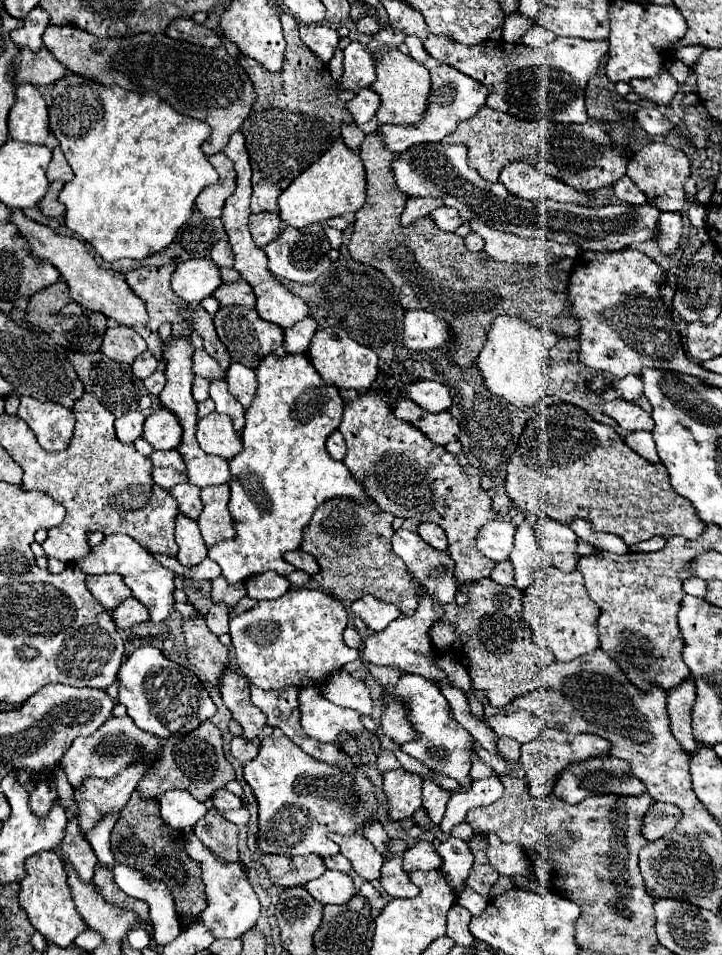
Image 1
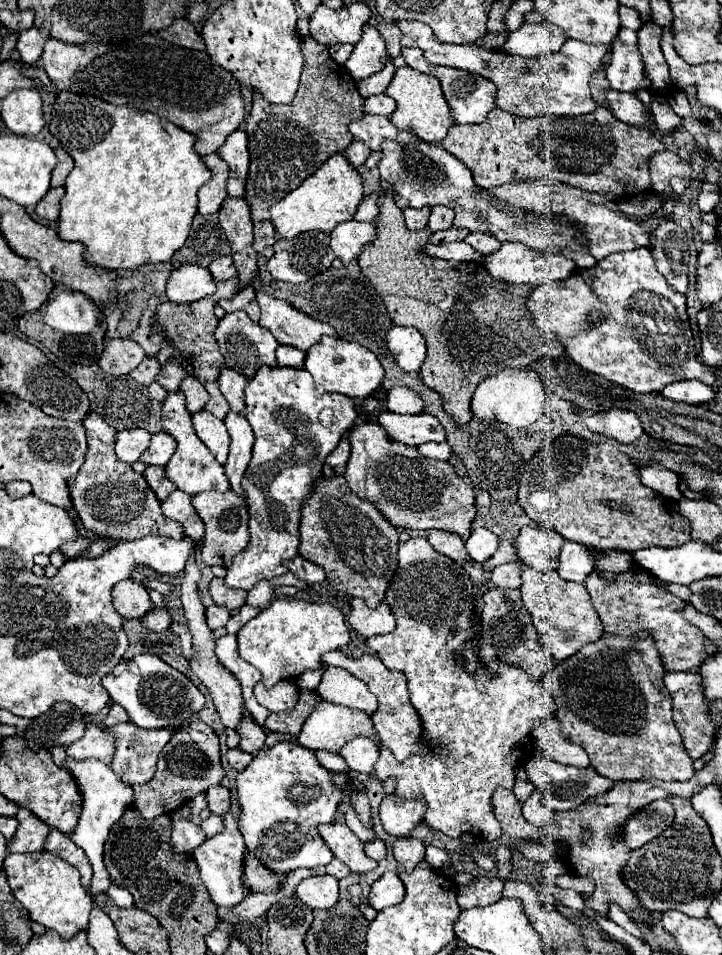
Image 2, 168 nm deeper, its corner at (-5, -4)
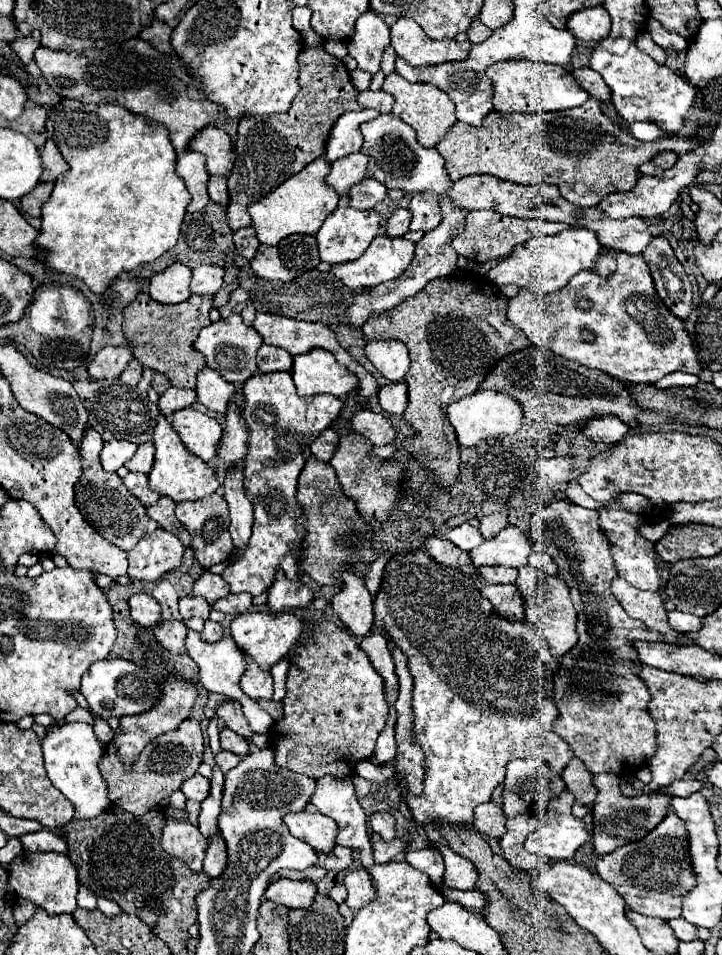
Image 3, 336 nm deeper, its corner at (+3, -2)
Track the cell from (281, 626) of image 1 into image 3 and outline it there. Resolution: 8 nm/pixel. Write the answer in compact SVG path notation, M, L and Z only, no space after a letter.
M246 612L232 620L230 624L230 636L236 642L236 646L250 656L262 670L270 670L278 660L282 660L300 640L302 632L306 628L306 620L292 612Z

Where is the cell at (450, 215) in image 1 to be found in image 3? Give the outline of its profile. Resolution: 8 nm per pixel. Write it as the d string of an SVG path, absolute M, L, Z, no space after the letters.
M416 194L410 202L410 212L412 212L410 230L430 232L442 222L438 198L434 194Z

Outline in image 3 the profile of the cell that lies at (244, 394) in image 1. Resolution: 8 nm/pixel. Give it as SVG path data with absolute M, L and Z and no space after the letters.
M206 366L198 374L196 394L198 394L198 402L202 402L206 408L226 414L230 400L236 394L236 386L232 382L226 382L216 370Z

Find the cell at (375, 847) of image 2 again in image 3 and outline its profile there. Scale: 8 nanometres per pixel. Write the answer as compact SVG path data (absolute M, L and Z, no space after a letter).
M338 848L336 854L318 854L318 866L332 870L332 872L342 872L348 870L354 862L354 850L352 848Z

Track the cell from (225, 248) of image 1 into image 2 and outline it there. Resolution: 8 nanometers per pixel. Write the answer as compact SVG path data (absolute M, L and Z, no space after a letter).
M220 256L208 266L214 282L224 282L236 278L236 266L232 262L232 256Z

